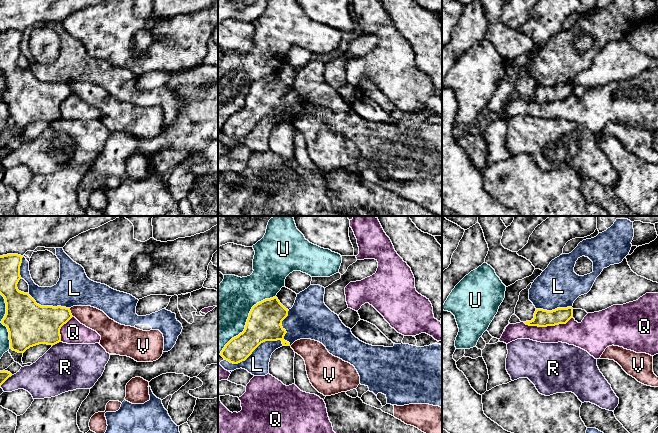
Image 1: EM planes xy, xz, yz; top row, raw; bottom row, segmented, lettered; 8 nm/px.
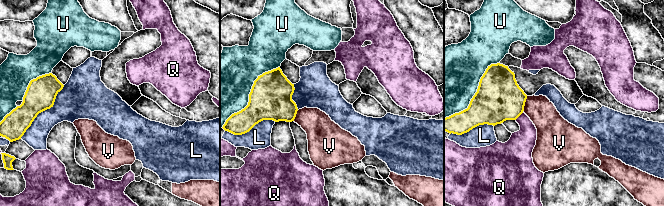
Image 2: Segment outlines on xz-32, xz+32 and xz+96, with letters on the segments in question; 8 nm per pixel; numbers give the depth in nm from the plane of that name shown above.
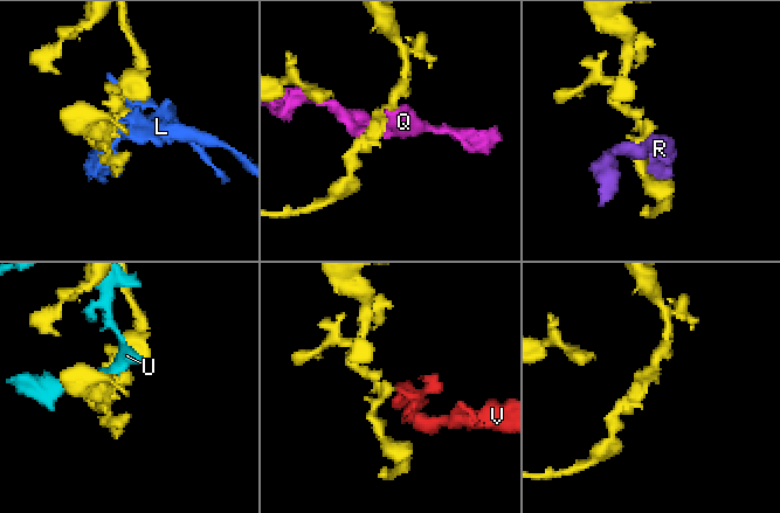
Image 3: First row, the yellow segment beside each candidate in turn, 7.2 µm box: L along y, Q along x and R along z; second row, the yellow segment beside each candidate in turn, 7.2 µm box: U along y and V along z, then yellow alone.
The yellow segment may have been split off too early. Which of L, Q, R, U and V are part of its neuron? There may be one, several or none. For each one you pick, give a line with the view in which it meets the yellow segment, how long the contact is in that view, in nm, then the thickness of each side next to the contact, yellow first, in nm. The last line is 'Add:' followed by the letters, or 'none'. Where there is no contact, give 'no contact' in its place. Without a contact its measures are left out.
Add: none

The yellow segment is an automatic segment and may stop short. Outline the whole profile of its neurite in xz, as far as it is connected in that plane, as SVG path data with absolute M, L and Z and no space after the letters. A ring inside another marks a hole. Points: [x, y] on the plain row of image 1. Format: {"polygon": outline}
{"polygon": "M276 72L257 79L249 89L244 107L232 114L220 131L230 139L238 140L265 117L281 116L283 122L289 122L290 119L284 116L287 108L281 101L288 87Z"}

